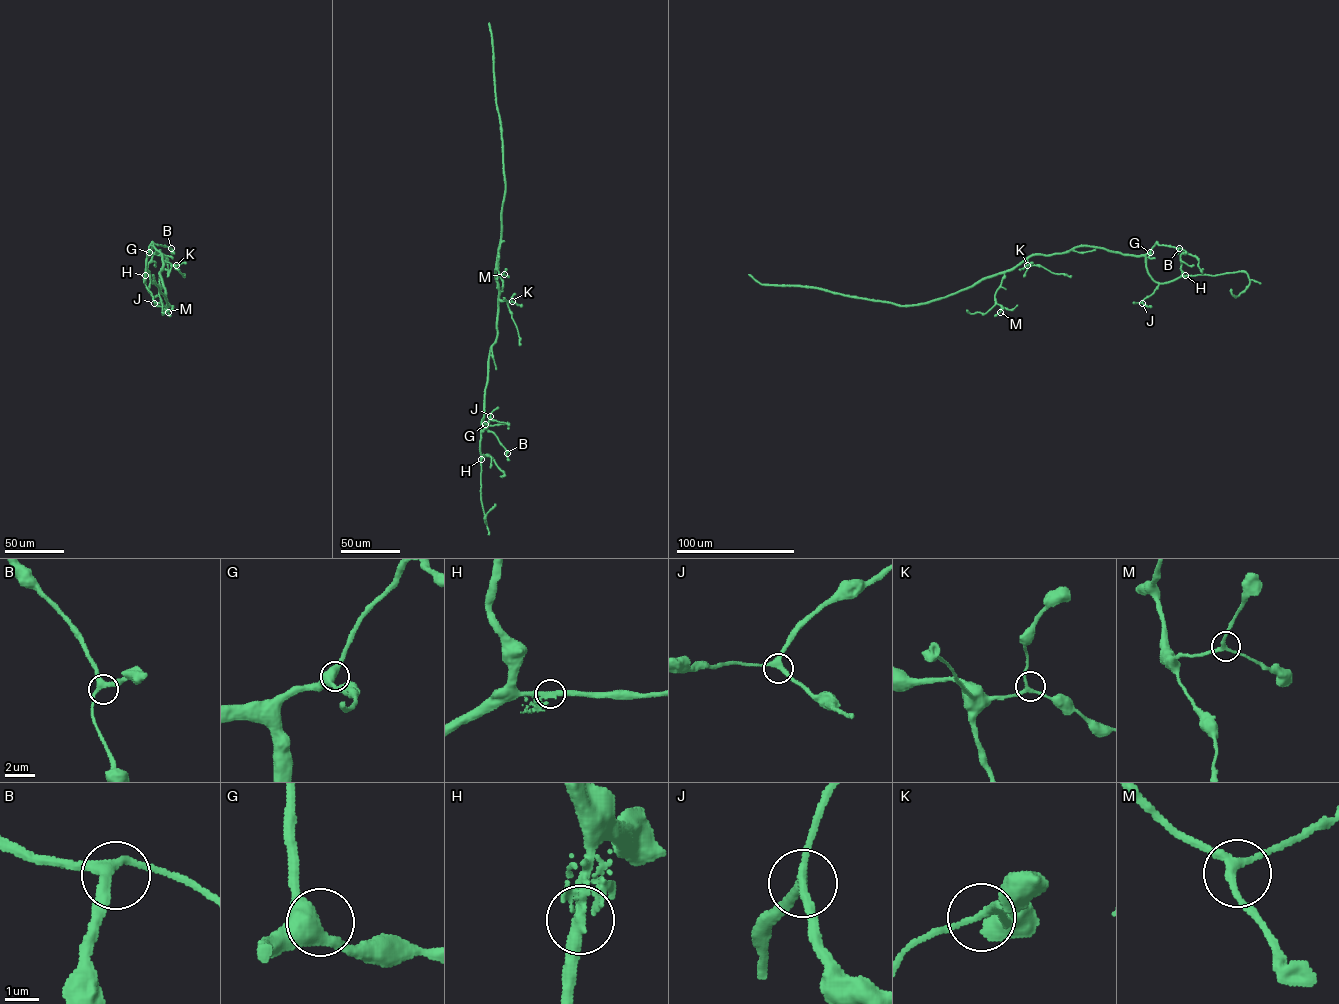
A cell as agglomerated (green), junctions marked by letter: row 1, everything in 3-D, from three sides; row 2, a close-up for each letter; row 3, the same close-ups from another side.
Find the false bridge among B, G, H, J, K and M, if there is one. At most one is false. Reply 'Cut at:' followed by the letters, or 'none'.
Cut at: none

